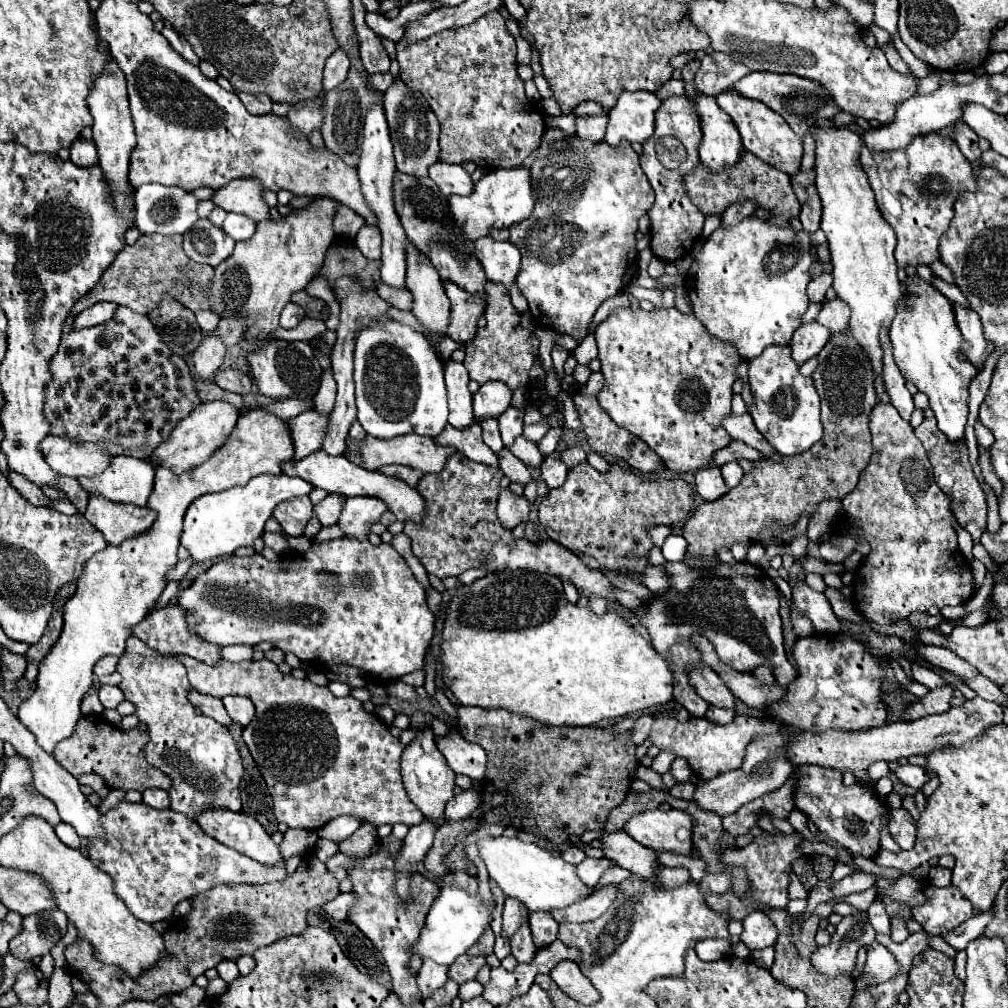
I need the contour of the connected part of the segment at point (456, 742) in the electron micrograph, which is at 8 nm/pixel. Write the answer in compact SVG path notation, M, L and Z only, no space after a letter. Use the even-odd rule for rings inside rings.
M453 731L449 737L439 739L437 747L455 773L467 775L471 779L483 779L485 777L487 753L483 751L481 745L469 743L457 731Z

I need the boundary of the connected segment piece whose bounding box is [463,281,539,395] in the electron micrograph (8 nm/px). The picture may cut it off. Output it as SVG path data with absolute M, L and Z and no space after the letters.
M487 281L485 285L487 291L487 325L485 329L479 329L475 339L469 341L465 345L465 361L463 365L469 371L469 377L473 381L477 381L479 385L487 383L487 381L503 381L505 385L509 385L509 389L519 389L523 387L527 395L531 395L533 391L539 391L539 385L531 383L531 369L535 363L535 351L531 345L531 331L521 327L521 315L517 313L517 309L511 305L509 293L505 291L503 285L491 283Z

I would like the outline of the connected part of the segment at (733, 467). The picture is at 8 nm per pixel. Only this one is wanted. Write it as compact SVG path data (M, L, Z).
M731 461L731 463L723 465L723 467L721 467L721 473L723 473L725 485L727 485L729 489L737 487L737 485L741 483L741 479L743 479L743 469L741 469L741 465L739 465L739 463L735 463L735 461Z

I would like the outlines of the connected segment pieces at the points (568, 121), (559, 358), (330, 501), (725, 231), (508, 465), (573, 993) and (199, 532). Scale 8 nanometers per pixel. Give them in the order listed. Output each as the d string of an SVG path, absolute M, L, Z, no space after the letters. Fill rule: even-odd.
M571 113L571 115L559 115L559 117L555 117L553 121L555 121L555 125L557 125L559 129L563 129L565 133L575 133L575 119L577 119L577 115Z
M555 347L555 349L553 349L553 365L555 365L557 373L559 373L559 379L563 379L563 363L567 361L569 355L571 355L571 353L569 353L565 347Z
M327 495L321 503L313 507L315 517L319 519L321 525L335 525L341 515L341 509L343 509L343 497L339 495Z
M753 215L745 217L735 227L719 227L707 237L685 279L685 289L691 299L695 317L711 335L733 343L745 361L755 359L769 345L789 345L791 335L801 325L801 319L809 307L807 283L811 281L809 269L815 263L811 249L821 243L827 243L827 237L821 229L815 233L807 233L803 229L795 231L791 225L779 227Z
M503 449L497 457L499 457L499 467L501 467L501 471L503 471L513 483L527 485L527 483L533 479L533 475L531 475L531 471L527 469L527 465L525 465L523 461L519 461L509 449Z
M573 961L557 963L549 975L559 985L561 991L565 991L569 997L583 1005L591 1005L599 999L599 993L595 991L591 981L579 971L579 965Z
M285 473L273 477L273 475L259 475L251 479L243 487L233 487L221 493L209 493L201 495L191 503L191 507L185 513L185 525L181 533L181 545L189 549L191 557L195 561L207 561L223 555L233 555L239 547L253 547L255 539L263 535L265 521L273 515L273 509L287 499L309 495L313 489L311 483L289 477Z

